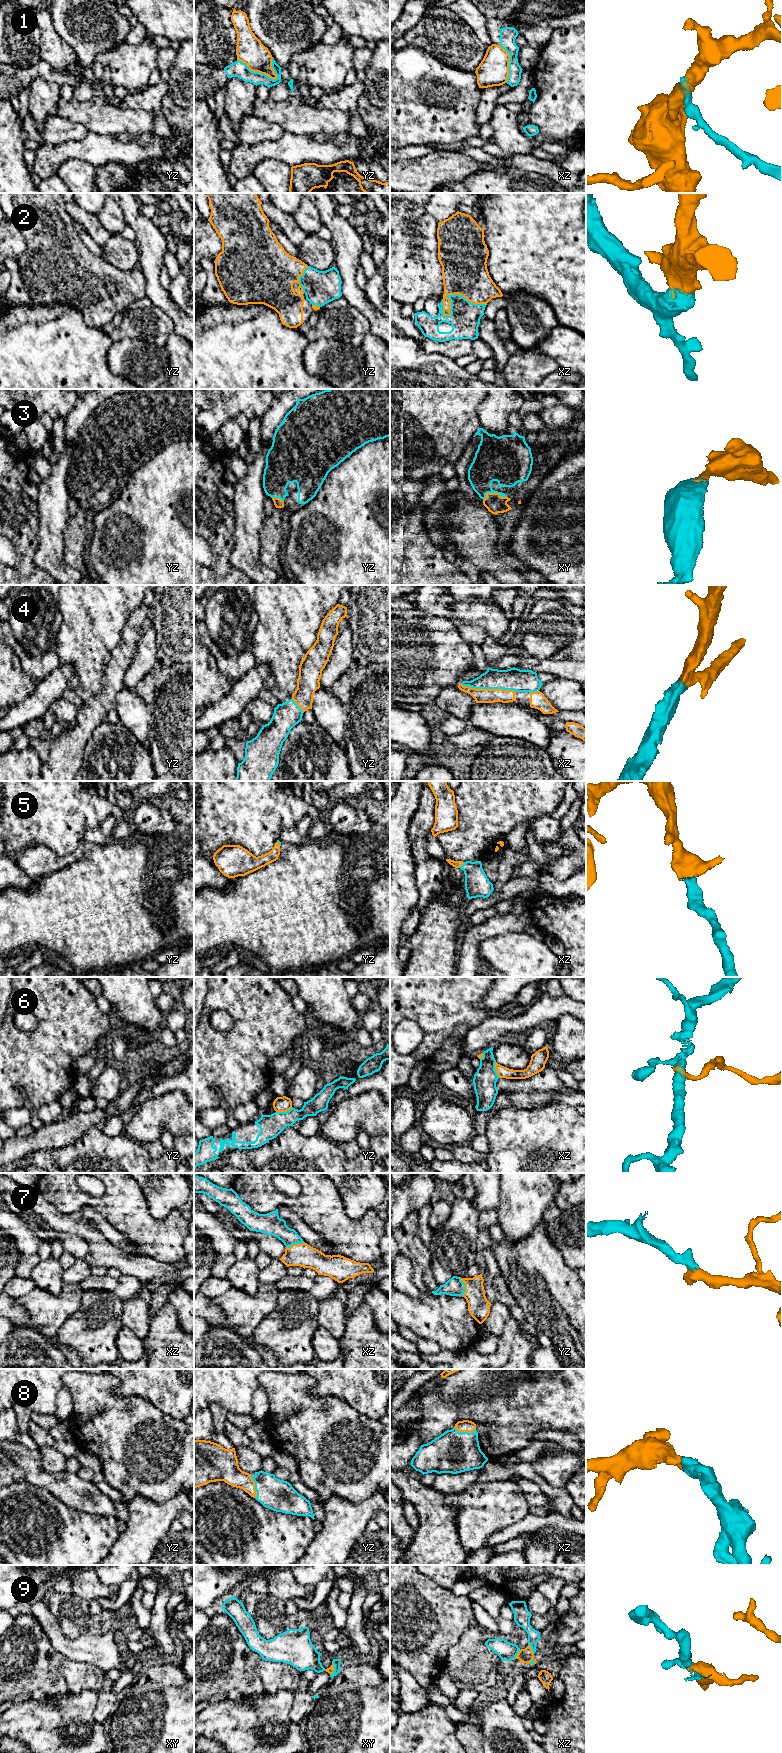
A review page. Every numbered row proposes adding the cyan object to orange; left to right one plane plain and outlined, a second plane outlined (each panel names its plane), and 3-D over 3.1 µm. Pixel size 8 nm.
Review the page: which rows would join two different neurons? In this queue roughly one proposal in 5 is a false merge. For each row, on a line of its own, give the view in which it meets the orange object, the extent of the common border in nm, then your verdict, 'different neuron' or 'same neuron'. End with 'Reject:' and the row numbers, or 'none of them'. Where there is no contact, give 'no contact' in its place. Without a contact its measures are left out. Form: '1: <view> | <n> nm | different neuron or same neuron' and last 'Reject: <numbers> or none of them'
1: yz | 360 nm | different neuron
2: xz | 360 nm | same neuron
3: xy | 190 nm | same neuron
4: xz | 440 nm | same neuron
5: xz | 70 nm | same neuron
6: yz | 140 nm | different neuron
7: yz | 160 nm | same neuron
8: yz | 190 nm | same neuron
9: xz | 100 nm | same neuron
Reject: 1, 6

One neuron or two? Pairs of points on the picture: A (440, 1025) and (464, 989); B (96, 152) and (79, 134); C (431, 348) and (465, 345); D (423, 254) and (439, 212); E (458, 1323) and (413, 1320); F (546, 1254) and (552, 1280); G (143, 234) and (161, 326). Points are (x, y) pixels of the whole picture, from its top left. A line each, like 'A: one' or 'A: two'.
A: one
B: two
C: one
D: two
E: one
F: one
G: two

